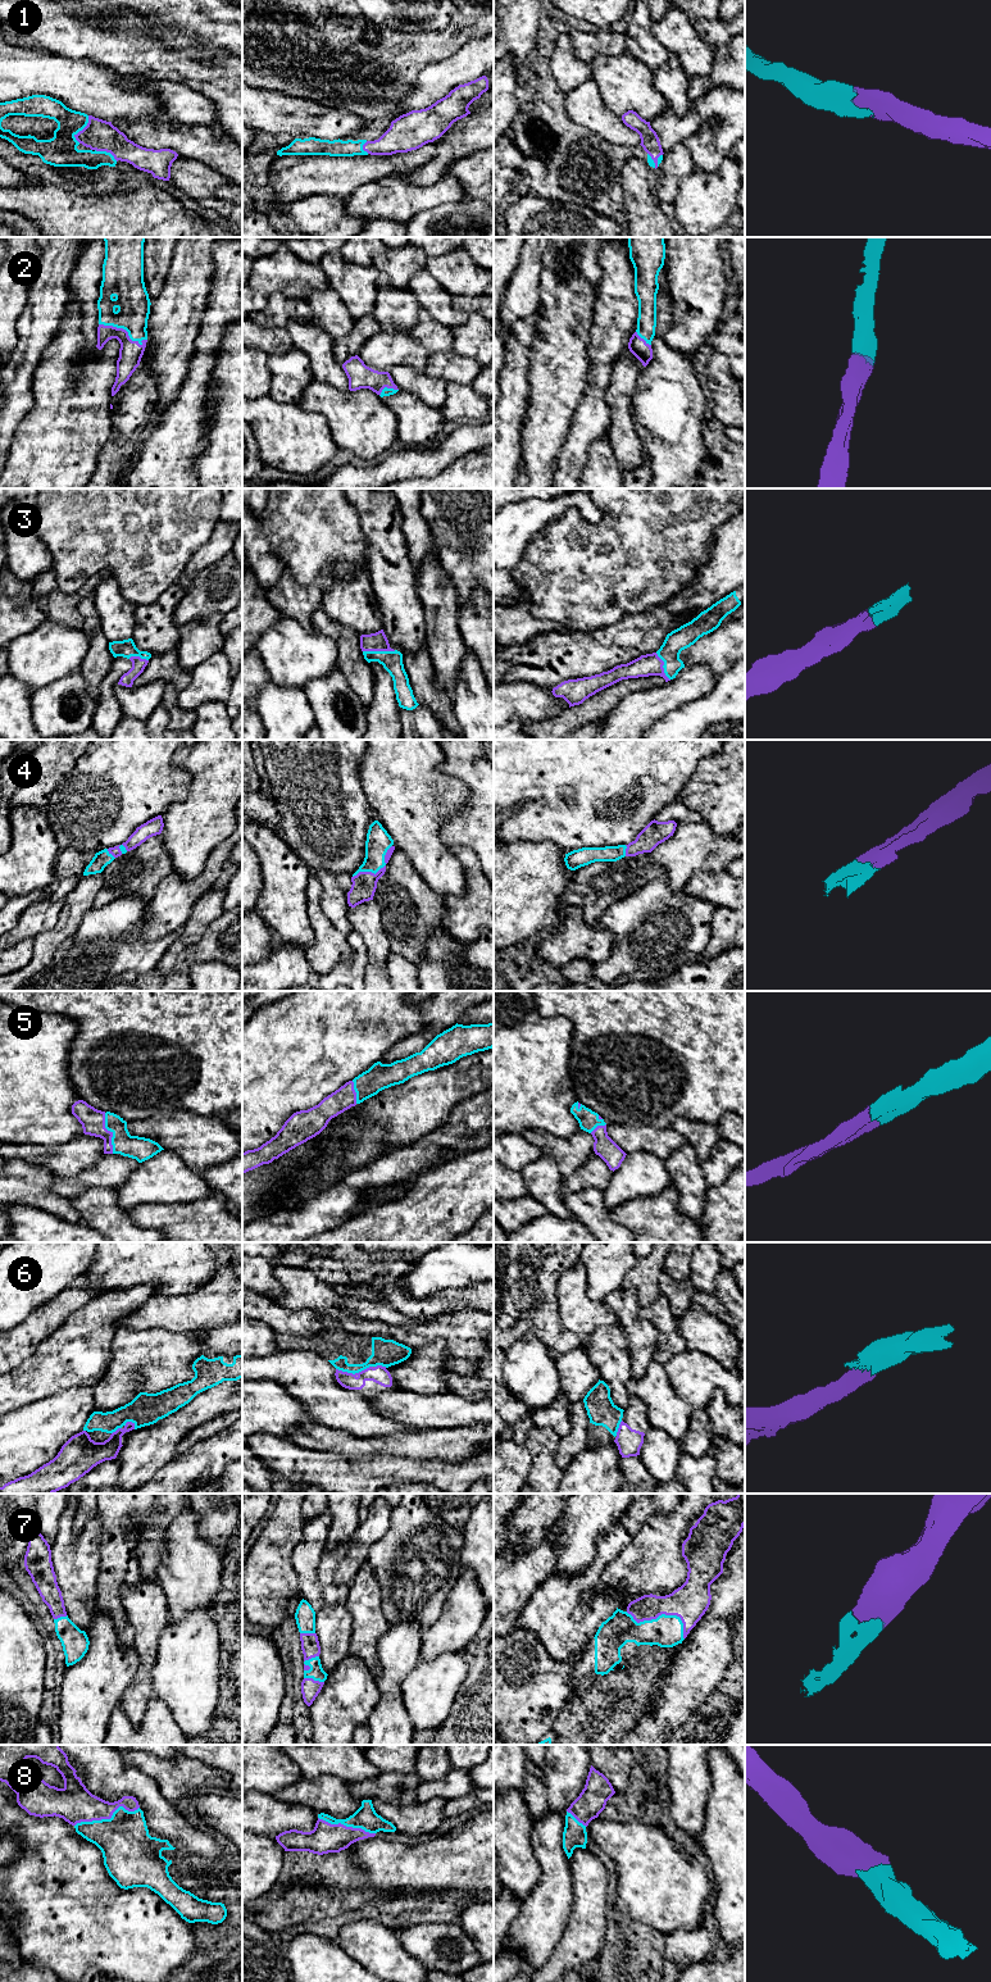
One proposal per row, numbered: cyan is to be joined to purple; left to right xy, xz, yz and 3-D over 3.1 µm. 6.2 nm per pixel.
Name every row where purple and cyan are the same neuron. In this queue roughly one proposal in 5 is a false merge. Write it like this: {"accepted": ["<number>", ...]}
{"accepted": ["1", "2", "3", "4", "5", "7", "8"]}

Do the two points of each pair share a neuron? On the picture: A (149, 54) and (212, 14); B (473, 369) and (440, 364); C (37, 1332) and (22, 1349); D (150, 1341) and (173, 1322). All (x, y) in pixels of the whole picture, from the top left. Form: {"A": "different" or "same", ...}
{"A": "different", "B": "same", "C": "same", "D": "different"}

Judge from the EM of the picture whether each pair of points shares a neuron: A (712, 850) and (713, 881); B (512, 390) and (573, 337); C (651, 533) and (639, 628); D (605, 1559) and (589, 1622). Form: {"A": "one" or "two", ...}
{"A": "two", "B": "two", "C": "two", "D": "one"}

